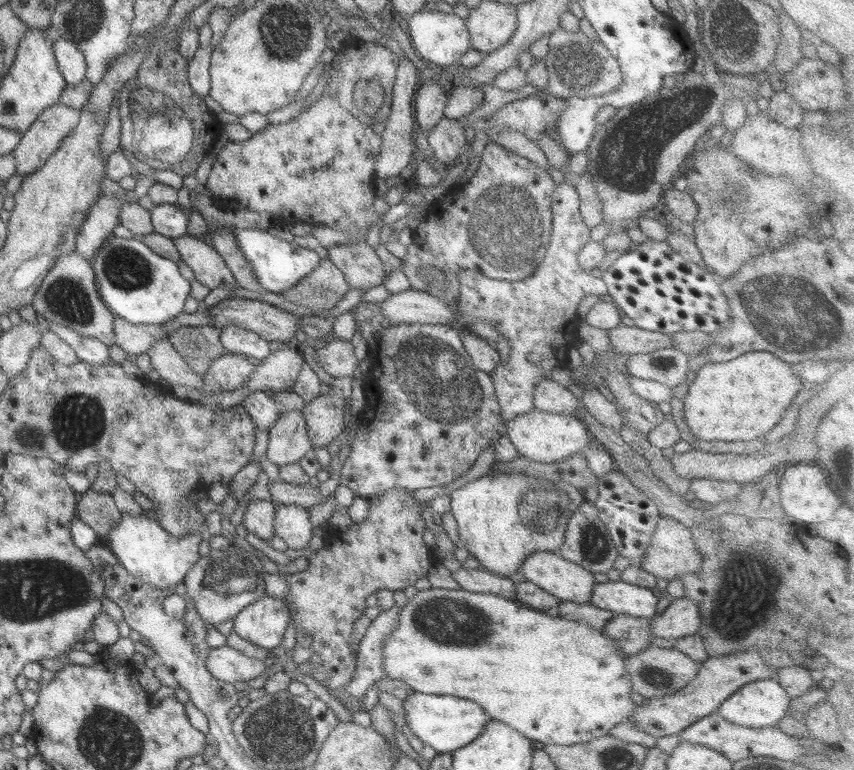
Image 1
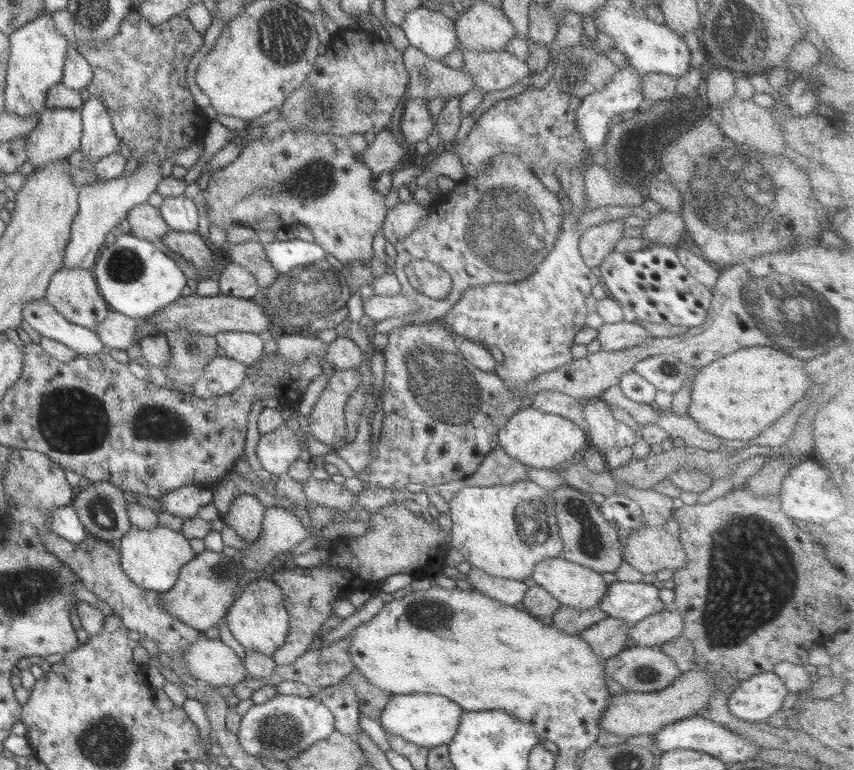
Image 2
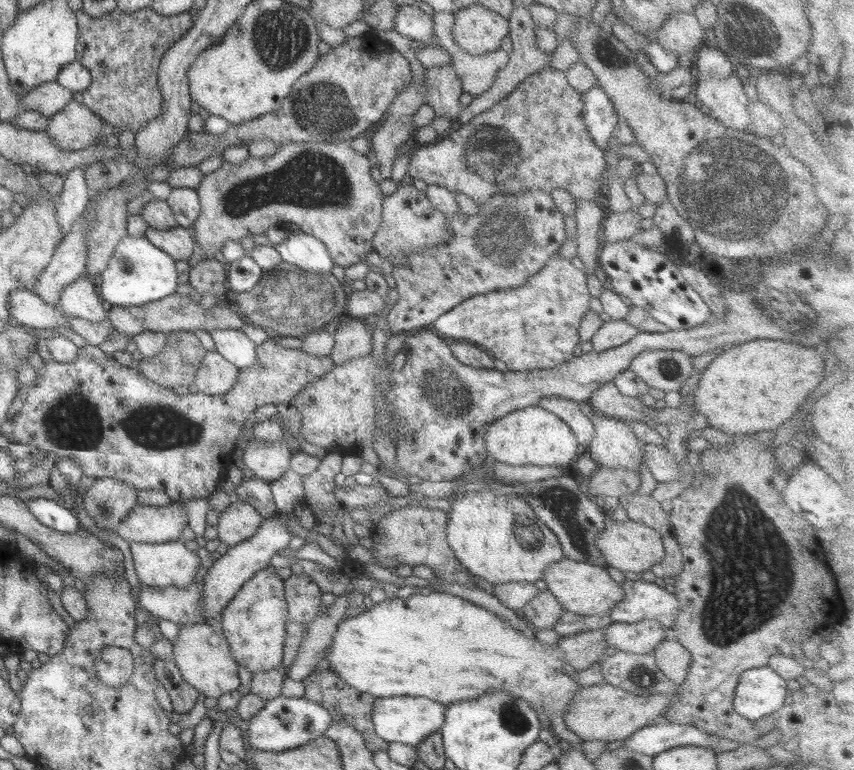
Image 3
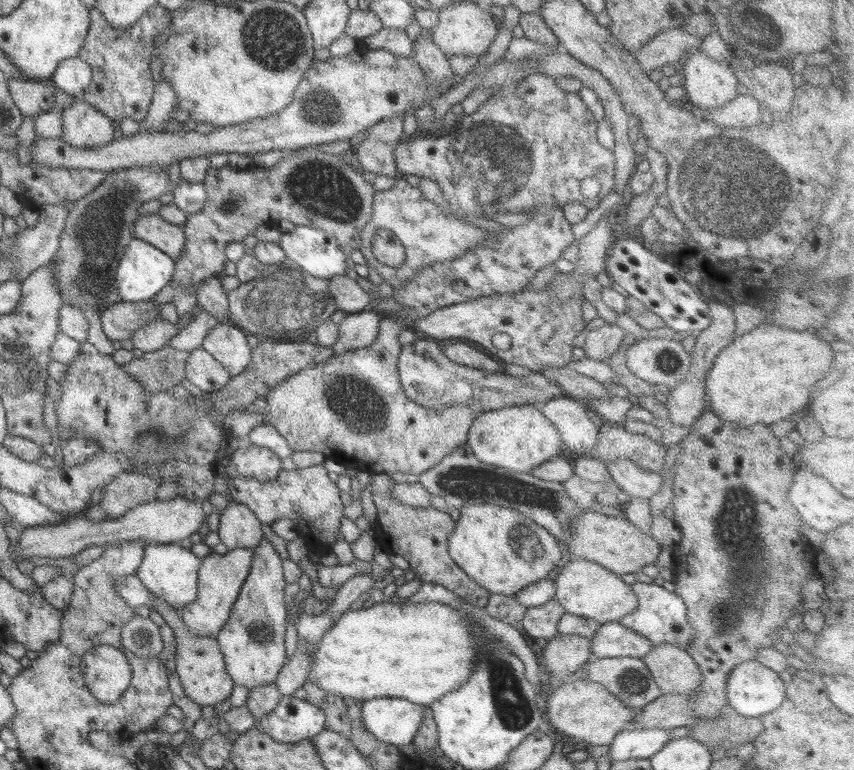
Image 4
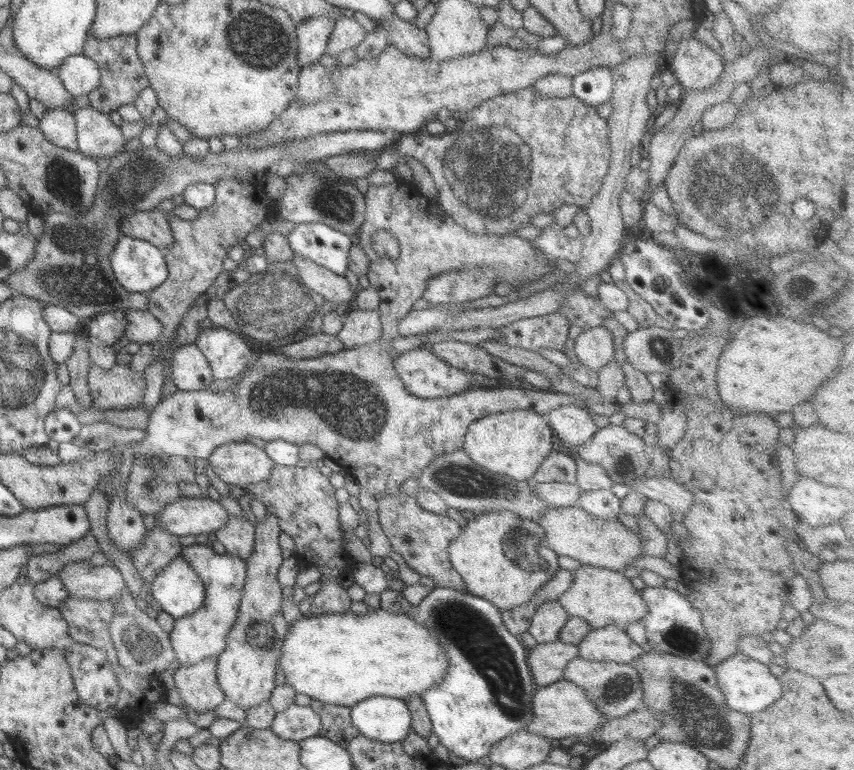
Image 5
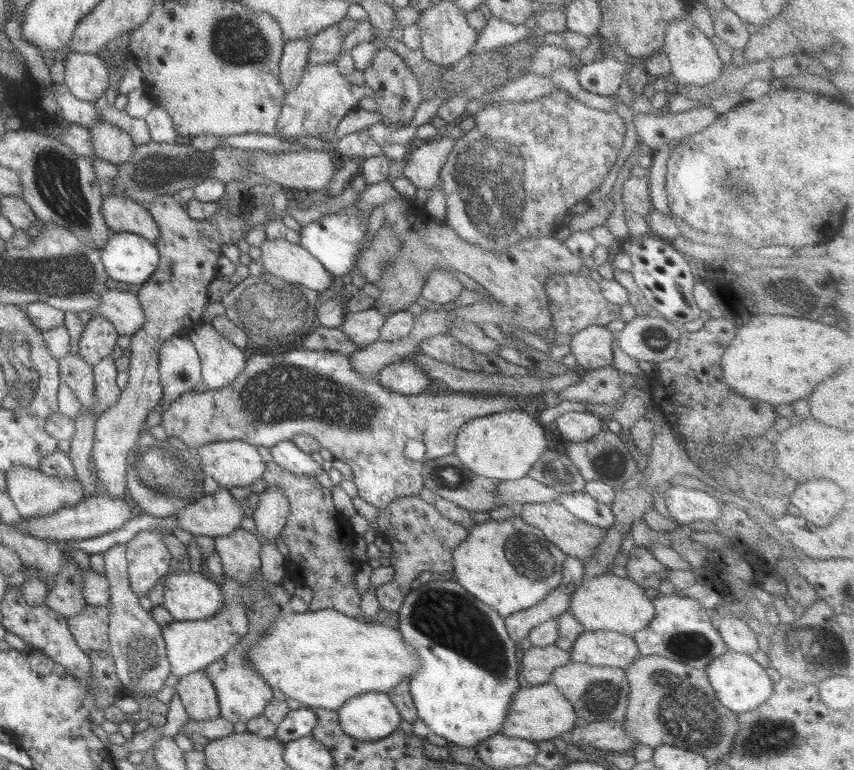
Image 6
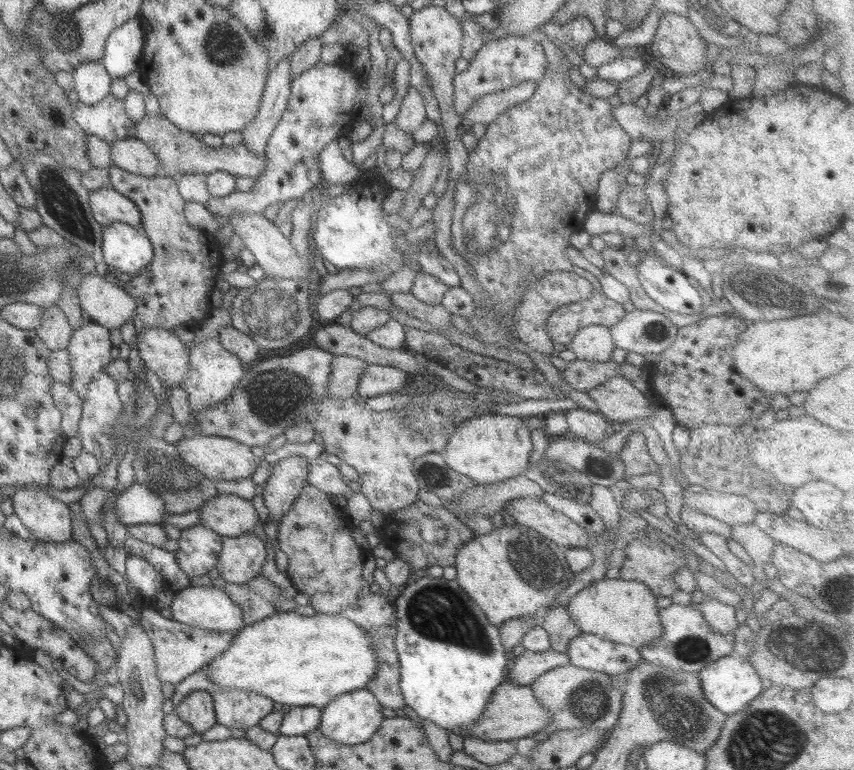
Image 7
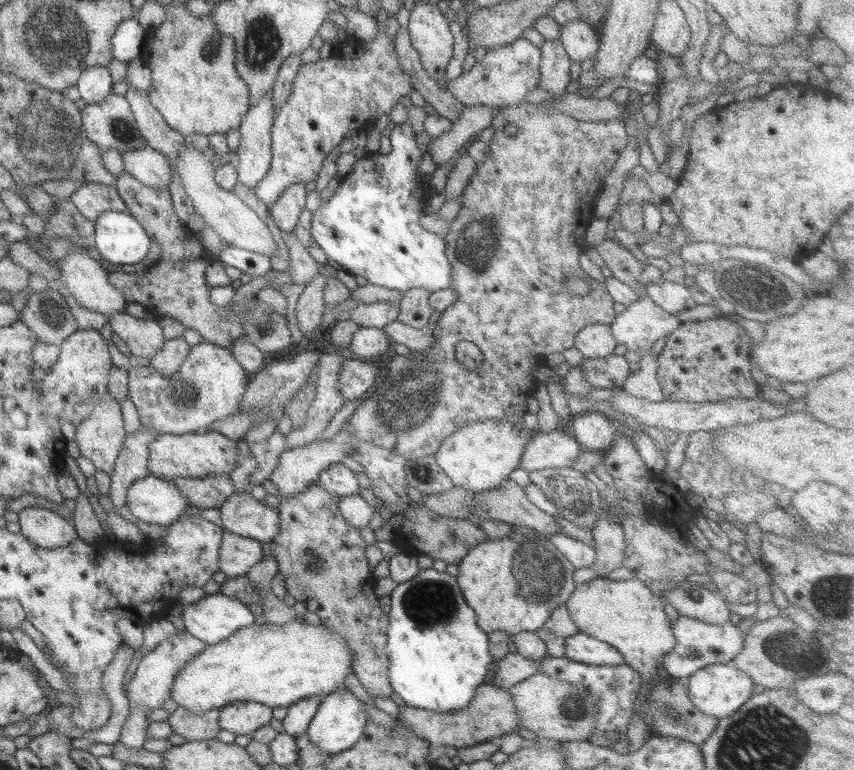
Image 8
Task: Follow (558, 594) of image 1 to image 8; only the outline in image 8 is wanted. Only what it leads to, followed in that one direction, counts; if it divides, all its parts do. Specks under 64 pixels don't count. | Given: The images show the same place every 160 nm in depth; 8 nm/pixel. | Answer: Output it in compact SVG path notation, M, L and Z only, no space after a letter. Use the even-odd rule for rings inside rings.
M598 577L578 585L565 602L570 618L580 633L607 642L624 657L625 664L640 673L642 684L657 682L664 673L663 656L677 643L671 621L664 610L664 598L637 579L616 581Z

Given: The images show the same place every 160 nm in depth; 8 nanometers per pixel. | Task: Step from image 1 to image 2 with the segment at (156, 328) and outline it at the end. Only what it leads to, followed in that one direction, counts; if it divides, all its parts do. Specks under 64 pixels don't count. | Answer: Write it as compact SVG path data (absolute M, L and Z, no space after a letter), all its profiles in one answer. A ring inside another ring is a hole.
M109 308L106 318L99 322L95 329L96 336L109 349L125 350L136 341L136 326L138 320Z

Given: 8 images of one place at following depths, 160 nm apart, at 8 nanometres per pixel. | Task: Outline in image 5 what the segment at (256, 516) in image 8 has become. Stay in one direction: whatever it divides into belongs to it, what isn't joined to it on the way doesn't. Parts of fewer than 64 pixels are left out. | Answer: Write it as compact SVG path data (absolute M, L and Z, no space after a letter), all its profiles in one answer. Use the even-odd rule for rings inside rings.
M182 497L166 505L154 518L155 524L180 537L214 532L228 523L230 515L212 498Z

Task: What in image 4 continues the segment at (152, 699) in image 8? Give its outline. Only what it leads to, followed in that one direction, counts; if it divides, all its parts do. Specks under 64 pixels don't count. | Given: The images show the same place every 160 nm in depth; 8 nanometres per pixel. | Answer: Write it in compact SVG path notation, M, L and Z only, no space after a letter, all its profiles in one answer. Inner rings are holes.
M236 548L226 554L209 553L201 558L197 580L197 597L194 602L180 608L179 617L187 624L196 638L216 636L228 622L233 604L245 585L245 579L251 570L253 548Z

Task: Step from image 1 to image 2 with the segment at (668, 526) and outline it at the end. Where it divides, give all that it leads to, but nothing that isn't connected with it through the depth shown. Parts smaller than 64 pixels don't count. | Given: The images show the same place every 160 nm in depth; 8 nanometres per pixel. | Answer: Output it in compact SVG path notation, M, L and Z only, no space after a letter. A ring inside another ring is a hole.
M642 525L633 530L621 545L621 556L642 575L656 574L660 570L680 570L688 554L678 536L671 535L665 527Z

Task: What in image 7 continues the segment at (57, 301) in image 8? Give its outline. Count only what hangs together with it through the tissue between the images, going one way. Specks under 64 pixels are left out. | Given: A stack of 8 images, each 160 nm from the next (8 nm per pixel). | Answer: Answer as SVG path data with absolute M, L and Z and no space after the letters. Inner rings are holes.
M56 304L41 307L43 312L40 326L35 333L45 342L50 351L67 350L74 328L64 311Z

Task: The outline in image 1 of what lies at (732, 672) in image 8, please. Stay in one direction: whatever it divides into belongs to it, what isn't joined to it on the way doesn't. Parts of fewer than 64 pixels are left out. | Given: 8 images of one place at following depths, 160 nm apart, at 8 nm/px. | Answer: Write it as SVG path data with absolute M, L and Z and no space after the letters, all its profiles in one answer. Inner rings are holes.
M762 679L739 688L717 712L736 726L764 729L776 726L790 704L790 695L777 680Z

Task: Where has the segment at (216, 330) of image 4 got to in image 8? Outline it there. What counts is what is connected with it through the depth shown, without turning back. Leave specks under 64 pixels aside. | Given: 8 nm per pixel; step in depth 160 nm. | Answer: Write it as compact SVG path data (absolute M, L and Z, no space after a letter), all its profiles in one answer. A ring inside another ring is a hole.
M202 341L194 345L187 355L186 361L179 366L177 372L169 377L160 375L152 365L135 364L129 371L127 396L136 407L141 424L148 431L156 431L158 435L174 434L178 436L191 433L207 433L208 426L216 420L234 415L240 408L246 385L250 375L232 356L227 348Z

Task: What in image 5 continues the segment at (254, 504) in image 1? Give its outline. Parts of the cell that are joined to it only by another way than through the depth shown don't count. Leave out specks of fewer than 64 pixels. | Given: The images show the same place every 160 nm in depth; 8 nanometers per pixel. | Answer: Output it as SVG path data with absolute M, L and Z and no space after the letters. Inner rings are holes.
M230 516L226 525L214 531L214 536L226 548L226 554L242 558L245 562L247 562L248 557L254 552L255 525L244 517L236 518L236 516Z

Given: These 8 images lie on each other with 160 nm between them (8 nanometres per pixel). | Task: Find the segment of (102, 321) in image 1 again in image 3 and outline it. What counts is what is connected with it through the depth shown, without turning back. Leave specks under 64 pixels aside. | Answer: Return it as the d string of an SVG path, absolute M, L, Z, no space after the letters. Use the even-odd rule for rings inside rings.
M84 276L62 291L58 306L68 317L90 322L102 322L107 318L108 306L98 294L98 285Z

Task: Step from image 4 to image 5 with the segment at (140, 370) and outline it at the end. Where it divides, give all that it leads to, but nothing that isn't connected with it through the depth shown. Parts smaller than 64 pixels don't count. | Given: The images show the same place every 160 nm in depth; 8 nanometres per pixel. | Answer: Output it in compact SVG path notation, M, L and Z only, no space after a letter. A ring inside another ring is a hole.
M91 363L87 383L93 407L108 409L130 409L140 407L146 390L144 372L132 373L130 364L116 363L108 370Z

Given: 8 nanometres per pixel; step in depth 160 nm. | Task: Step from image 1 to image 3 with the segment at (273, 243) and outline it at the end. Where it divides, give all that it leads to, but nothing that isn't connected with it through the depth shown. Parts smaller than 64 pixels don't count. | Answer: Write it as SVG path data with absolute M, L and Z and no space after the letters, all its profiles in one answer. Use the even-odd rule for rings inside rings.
M292 231L274 248L284 262L297 266L302 271L330 273L335 265L328 248L304 231Z

